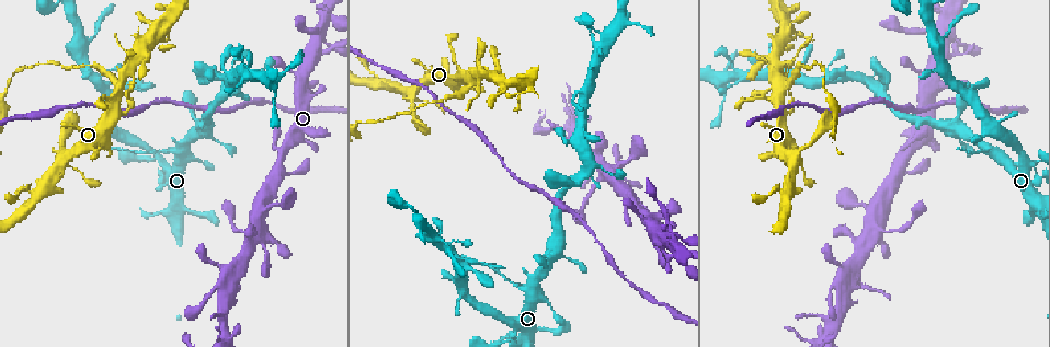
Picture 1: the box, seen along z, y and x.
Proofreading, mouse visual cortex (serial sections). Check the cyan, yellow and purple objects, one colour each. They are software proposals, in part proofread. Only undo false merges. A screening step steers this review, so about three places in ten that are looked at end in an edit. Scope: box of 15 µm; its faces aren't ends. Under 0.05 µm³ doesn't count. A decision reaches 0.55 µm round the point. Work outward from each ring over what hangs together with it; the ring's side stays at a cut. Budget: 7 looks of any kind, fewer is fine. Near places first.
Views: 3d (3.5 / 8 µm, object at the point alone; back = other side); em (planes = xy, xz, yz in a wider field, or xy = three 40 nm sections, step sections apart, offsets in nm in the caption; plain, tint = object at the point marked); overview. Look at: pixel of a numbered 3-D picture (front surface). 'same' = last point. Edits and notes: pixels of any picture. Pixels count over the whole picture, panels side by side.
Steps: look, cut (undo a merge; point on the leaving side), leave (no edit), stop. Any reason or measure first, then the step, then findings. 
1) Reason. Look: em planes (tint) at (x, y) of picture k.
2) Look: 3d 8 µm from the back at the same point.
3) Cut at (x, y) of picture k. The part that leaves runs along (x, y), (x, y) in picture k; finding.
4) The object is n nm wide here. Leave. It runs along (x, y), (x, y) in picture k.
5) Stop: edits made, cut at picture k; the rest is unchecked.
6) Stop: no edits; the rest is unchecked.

Look: 3d 3.5 µm at (164, 163) of picture 1.

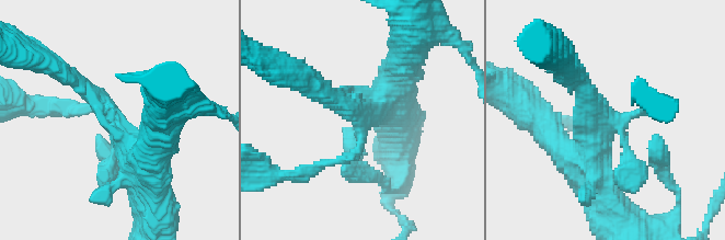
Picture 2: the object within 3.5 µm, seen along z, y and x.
4 arms meet here; the arms are 150, 150, 250, 450 nm wide; need the tissue. Look: em xy step 1 (tint) at (117, 123) of picture 2.

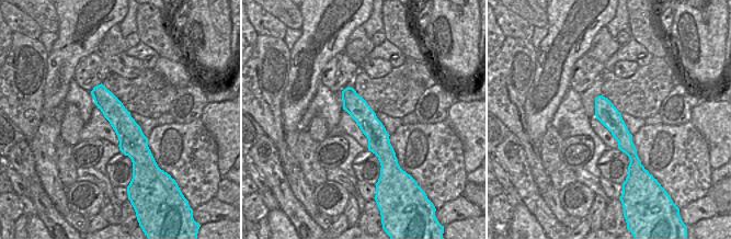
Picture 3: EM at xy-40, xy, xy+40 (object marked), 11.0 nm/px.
Leave. It runs along (96, 89), (129, 133), (136, 161) in picture 3; continuous, no second cell.

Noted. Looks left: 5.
Four-way junction. Look: 3d 3.5 µm at (673, 235) of picture 1.

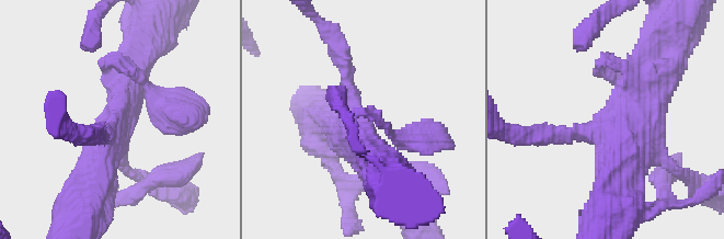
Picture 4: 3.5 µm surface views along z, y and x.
4 arms meet here; the arms are 150, 200, 400, 600 nm wide; shape alone is not enough. Look: em xy step 3 (tint) at (603, 132) of picture 4.

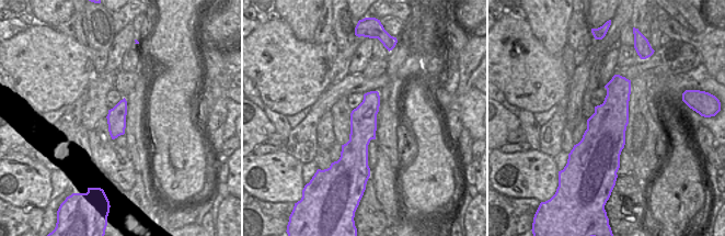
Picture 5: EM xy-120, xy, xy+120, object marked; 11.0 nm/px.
The object is 280 nm wide here. Leave. It runs along (77, 207), (128, 110), (128, 79) in picture 4; one cell here.

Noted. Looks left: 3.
Three arms meet. Look: em xy step 5 (tint) at (118, 87) of picture 1.

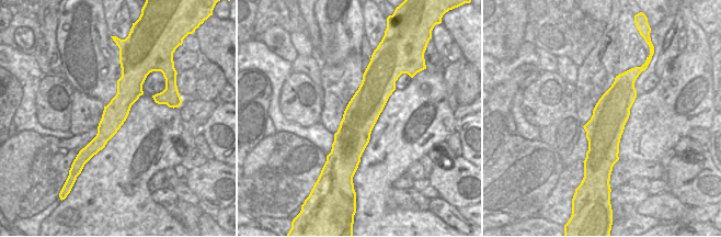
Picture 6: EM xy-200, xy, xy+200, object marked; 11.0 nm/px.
Wider look. Look: 3d 3.5 µm at the same point.

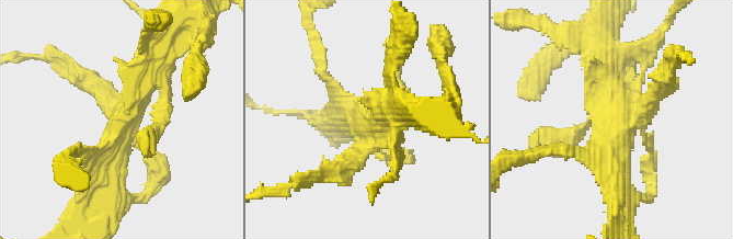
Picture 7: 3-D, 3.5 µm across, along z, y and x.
Leave. It runs along (370, 68), (353, 161) in picture 6; continuous, no second cell.

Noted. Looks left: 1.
Stop: no edits; the rest is unchecked.

